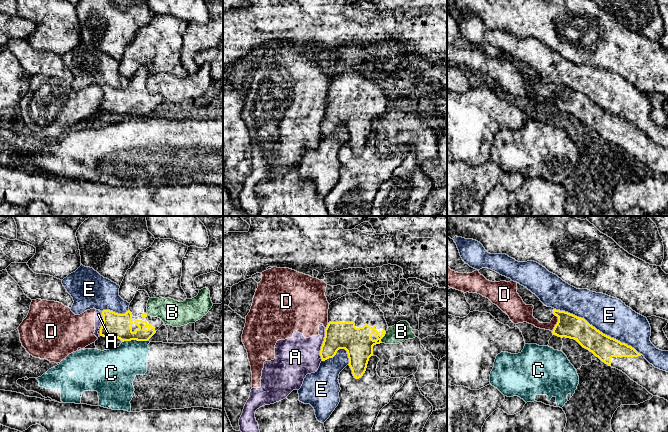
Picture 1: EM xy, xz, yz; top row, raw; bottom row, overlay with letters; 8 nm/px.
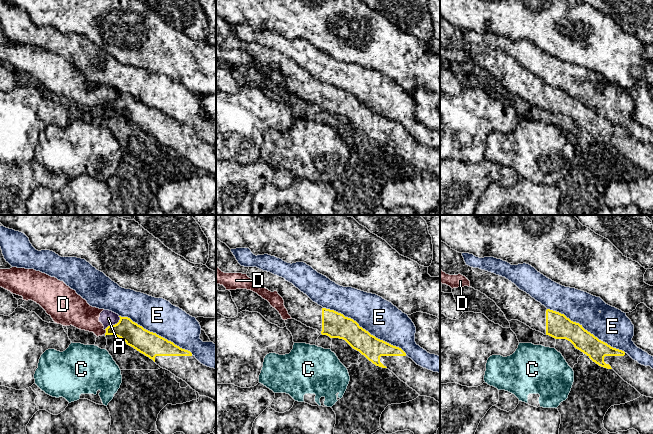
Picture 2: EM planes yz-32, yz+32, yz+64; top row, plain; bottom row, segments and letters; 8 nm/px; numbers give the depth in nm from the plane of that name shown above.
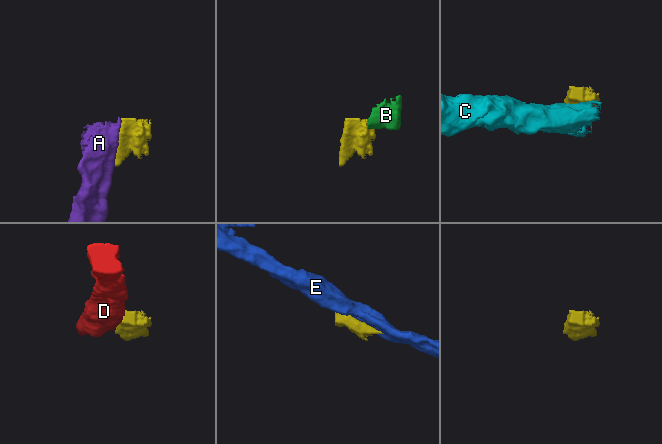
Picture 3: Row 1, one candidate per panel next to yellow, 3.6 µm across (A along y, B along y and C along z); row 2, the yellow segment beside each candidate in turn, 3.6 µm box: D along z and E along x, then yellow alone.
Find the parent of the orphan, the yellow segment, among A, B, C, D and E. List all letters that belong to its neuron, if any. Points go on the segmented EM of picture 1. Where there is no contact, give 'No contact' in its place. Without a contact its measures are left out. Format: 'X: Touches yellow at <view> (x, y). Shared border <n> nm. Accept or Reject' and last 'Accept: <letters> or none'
A: Touches yellow at xz (322, 345). Shared border 260 nm. Reject
B: Touches yellow at xz (383, 336). Shared border 100 nm. Reject
C: Touches yellow at xy (135, 339). Shared border 220 nm. Reject
D: Touches yellow at yz (557, 322). Shared border 120 nm. Reject
E: Touches yellow at yz (598, 330). Shared border 800 nm. Reject
Accept: none

